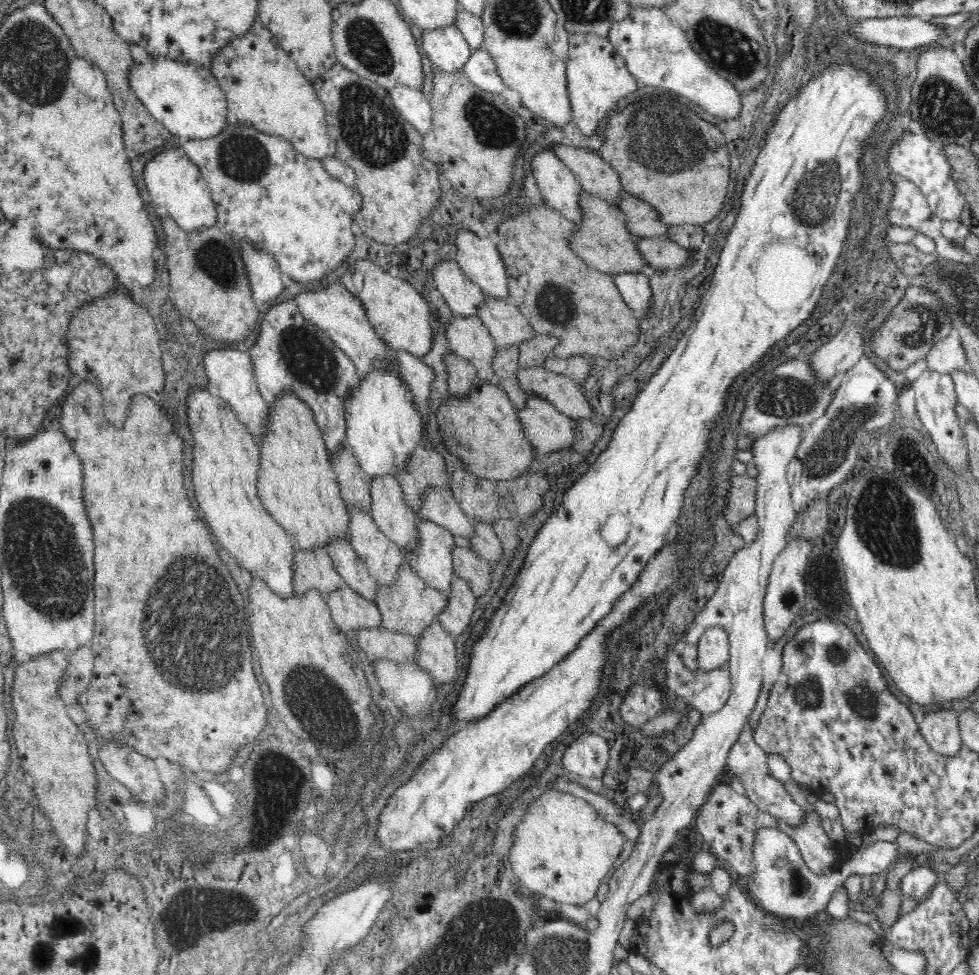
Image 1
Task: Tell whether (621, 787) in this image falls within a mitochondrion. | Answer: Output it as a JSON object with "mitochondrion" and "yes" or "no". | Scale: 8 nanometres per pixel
{"mitochondrion":"no"}

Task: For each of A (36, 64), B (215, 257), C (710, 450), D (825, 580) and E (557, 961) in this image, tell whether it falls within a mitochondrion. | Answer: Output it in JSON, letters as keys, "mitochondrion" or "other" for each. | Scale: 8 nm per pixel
{"A":"mitochondrion","B":"mitochondrion","C":"other","D":"other","E":"mitochondrion"}

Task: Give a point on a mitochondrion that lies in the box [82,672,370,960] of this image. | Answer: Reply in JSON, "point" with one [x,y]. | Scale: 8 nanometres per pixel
{"point":[186,908]}

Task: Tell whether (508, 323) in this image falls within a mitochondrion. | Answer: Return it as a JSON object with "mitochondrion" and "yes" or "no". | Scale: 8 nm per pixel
{"mitochondrion":"no"}

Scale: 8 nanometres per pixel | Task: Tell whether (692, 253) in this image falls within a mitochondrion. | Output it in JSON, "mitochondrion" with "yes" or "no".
{"mitochondrion":"no"}

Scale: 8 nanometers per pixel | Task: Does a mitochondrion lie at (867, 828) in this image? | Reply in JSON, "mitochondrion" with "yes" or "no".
{"mitochondrion":"no"}

